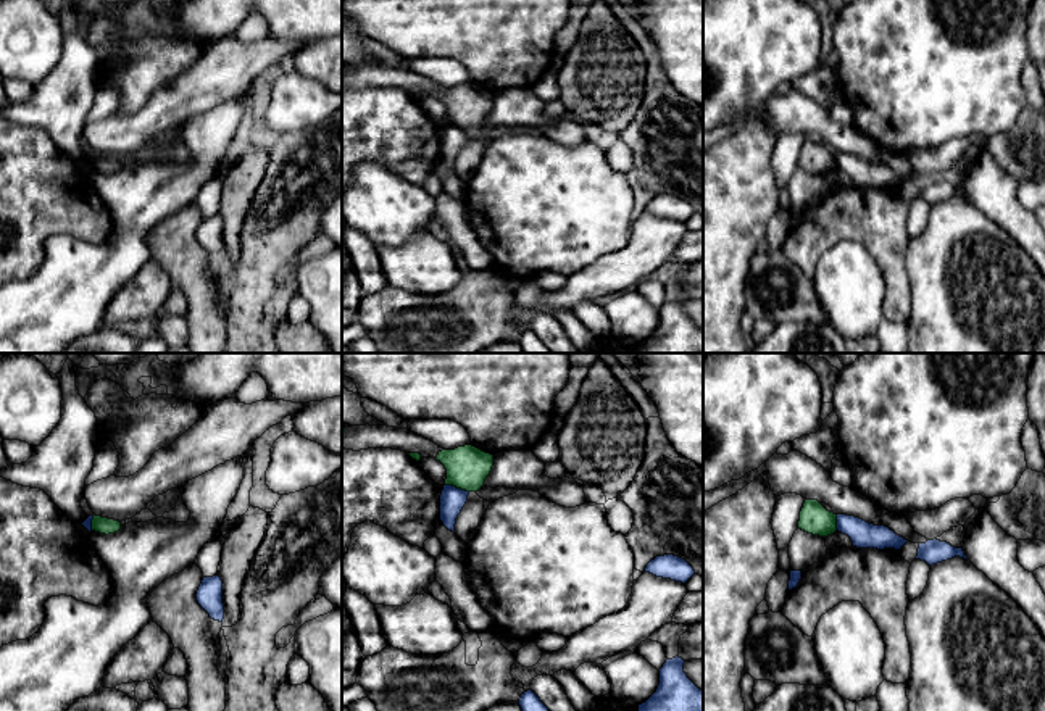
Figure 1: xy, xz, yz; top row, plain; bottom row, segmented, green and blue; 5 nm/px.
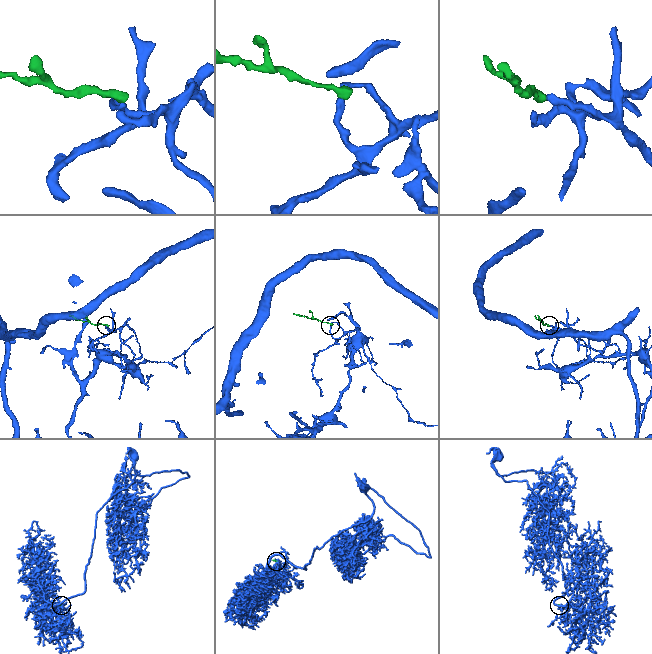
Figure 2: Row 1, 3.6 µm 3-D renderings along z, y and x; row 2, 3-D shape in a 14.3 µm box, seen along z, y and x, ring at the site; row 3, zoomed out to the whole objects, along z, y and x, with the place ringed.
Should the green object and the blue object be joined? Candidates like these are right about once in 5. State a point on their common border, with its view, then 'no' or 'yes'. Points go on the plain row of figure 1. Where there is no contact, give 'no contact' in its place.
meets green in xz at (457, 126); no

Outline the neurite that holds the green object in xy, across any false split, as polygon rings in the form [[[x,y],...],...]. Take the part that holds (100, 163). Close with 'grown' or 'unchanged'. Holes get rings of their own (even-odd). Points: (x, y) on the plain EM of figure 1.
[[[95,155],[92,158],[92,169],[100,171],[100,173],[114,173],[121,168],[121,161],[102,155]]]; unchanged

